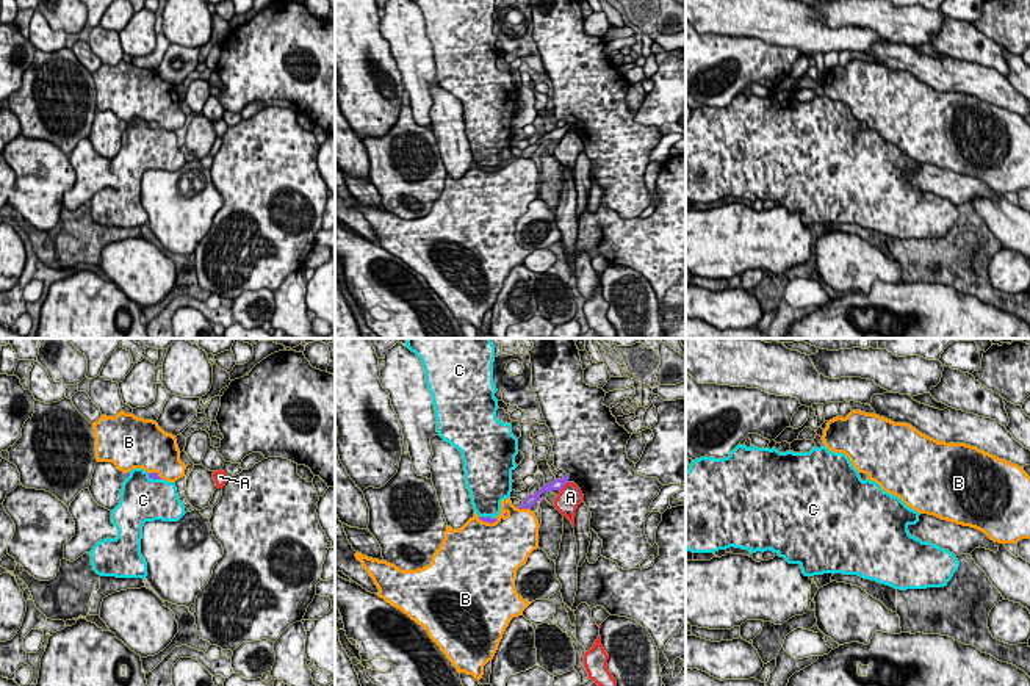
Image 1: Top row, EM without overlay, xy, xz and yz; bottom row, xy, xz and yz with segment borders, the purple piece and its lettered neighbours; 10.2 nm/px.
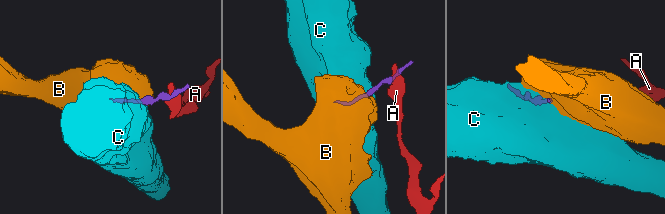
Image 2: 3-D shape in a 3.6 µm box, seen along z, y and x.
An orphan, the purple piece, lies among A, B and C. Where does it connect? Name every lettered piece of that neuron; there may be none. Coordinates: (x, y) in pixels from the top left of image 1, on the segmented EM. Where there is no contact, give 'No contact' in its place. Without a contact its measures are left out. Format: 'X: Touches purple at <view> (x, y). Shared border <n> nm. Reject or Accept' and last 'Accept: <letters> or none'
A: Touches purple at xz (564, 484). Shared border 130 nm. Reject
B: Touches purple at xz (523, 508). Shared border 140 nm. Reject
C: Touches purple at xy (154, 478). Shared border 160 nm. Reject
Accept: none

